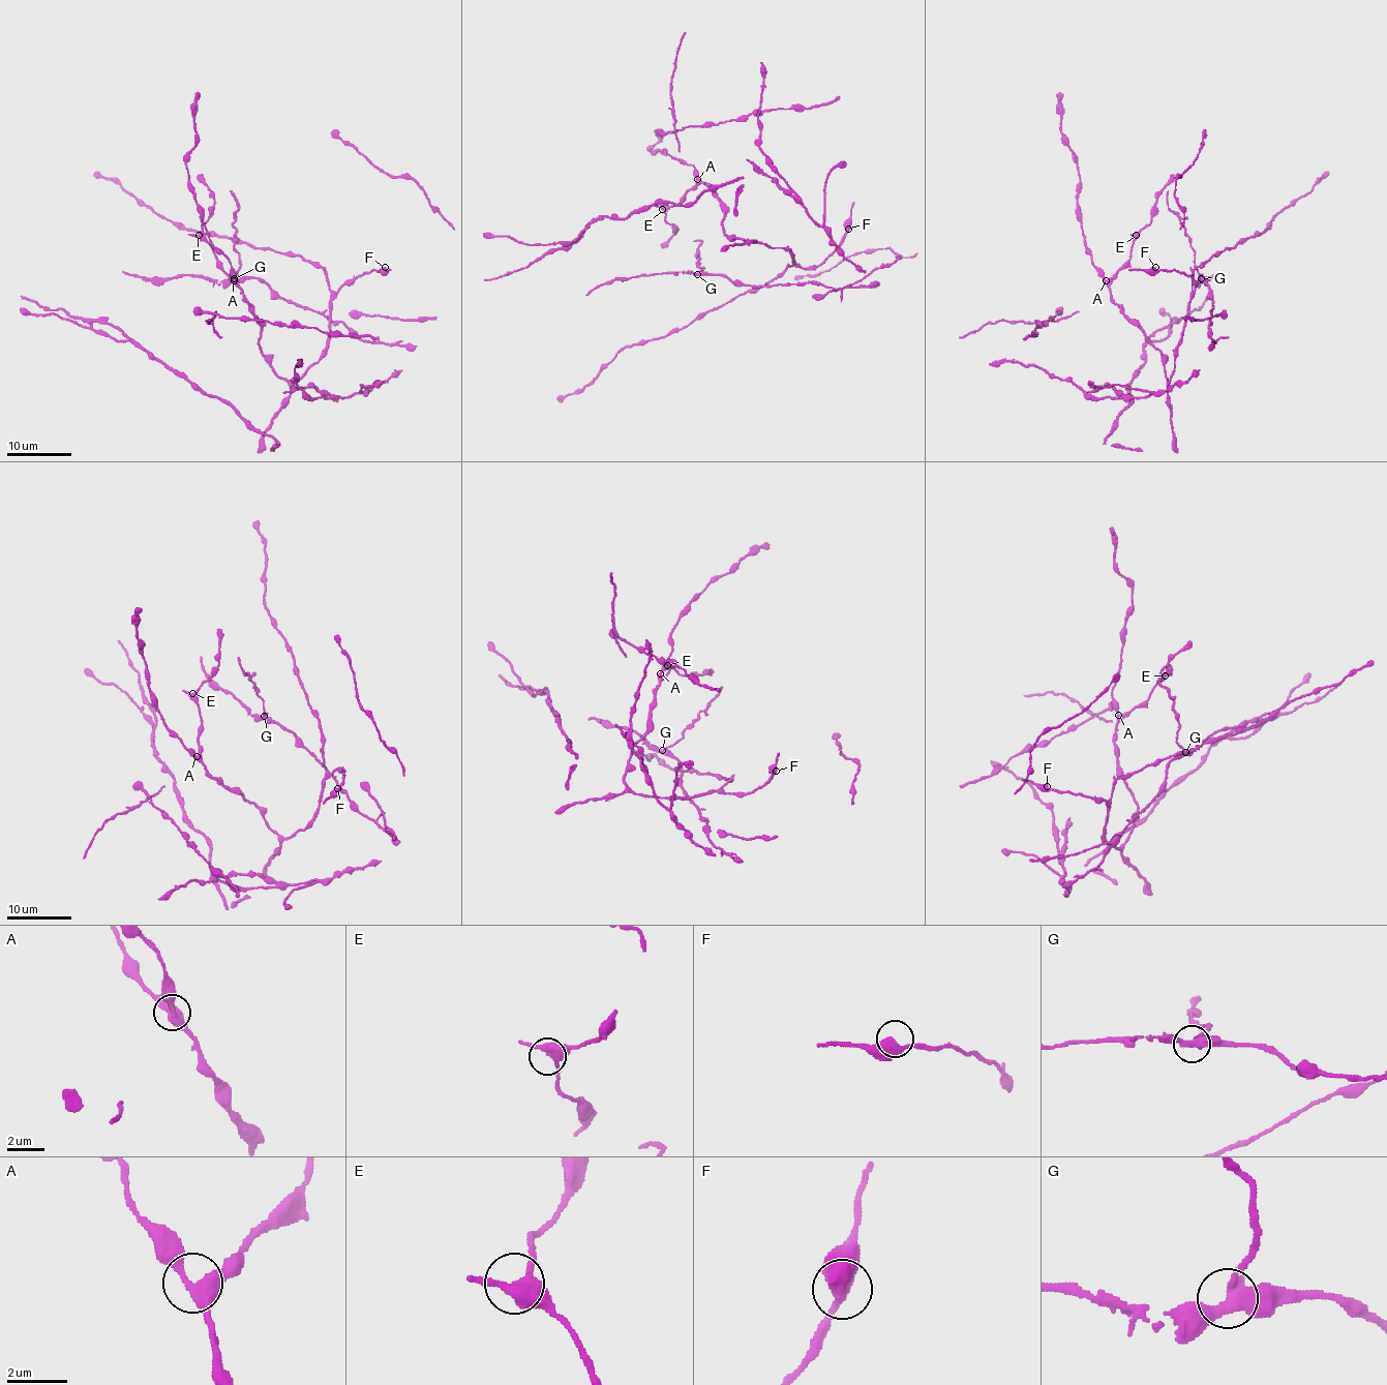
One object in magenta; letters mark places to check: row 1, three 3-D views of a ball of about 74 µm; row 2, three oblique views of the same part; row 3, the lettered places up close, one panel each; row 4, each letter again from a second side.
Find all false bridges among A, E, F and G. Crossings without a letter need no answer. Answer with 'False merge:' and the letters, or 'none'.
False merge: G

